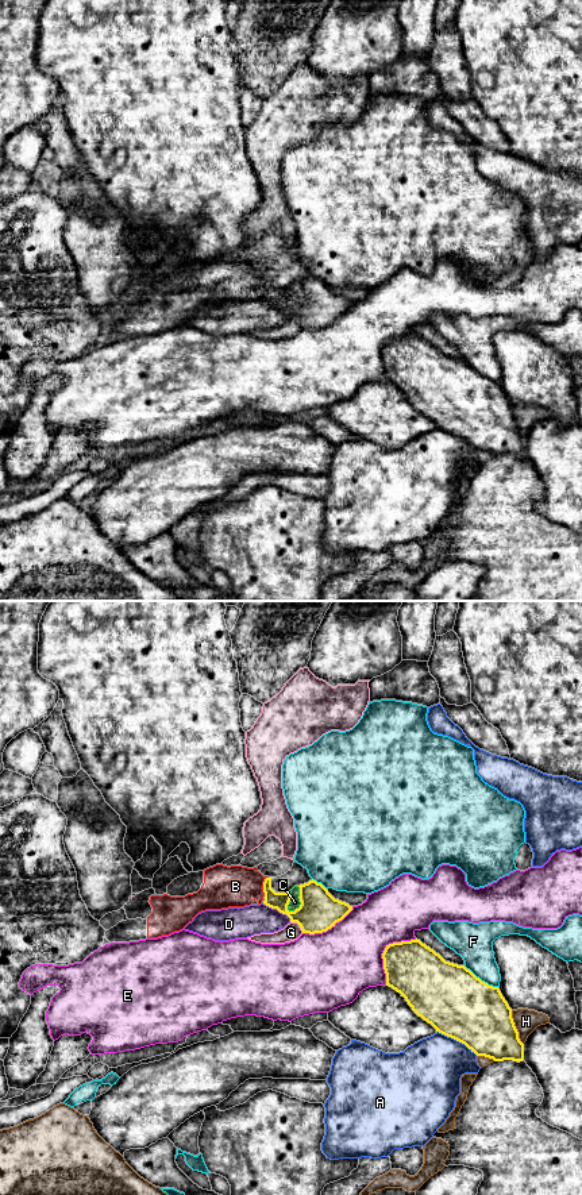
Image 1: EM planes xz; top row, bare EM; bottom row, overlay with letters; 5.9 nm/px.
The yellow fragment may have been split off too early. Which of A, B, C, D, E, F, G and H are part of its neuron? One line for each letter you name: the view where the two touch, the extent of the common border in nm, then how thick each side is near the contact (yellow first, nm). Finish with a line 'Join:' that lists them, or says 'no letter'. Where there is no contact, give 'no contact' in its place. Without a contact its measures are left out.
Join: no letter

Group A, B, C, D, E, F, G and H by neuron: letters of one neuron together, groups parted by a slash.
A / B / C D / E / F / G / H

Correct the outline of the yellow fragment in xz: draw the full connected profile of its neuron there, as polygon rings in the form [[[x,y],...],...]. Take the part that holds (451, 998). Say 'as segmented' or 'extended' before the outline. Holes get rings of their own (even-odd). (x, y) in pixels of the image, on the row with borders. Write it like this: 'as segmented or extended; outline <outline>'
as segmented; outline [[[417,938],[386,945],[382,959],[386,986],[400,992],[436,1032],[465,1044],[477,1056],[494,1061],[524,1060],[524,1044],[519,1038],[512,1009],[498,987],[482,982],[465,965],[446,961]]]

